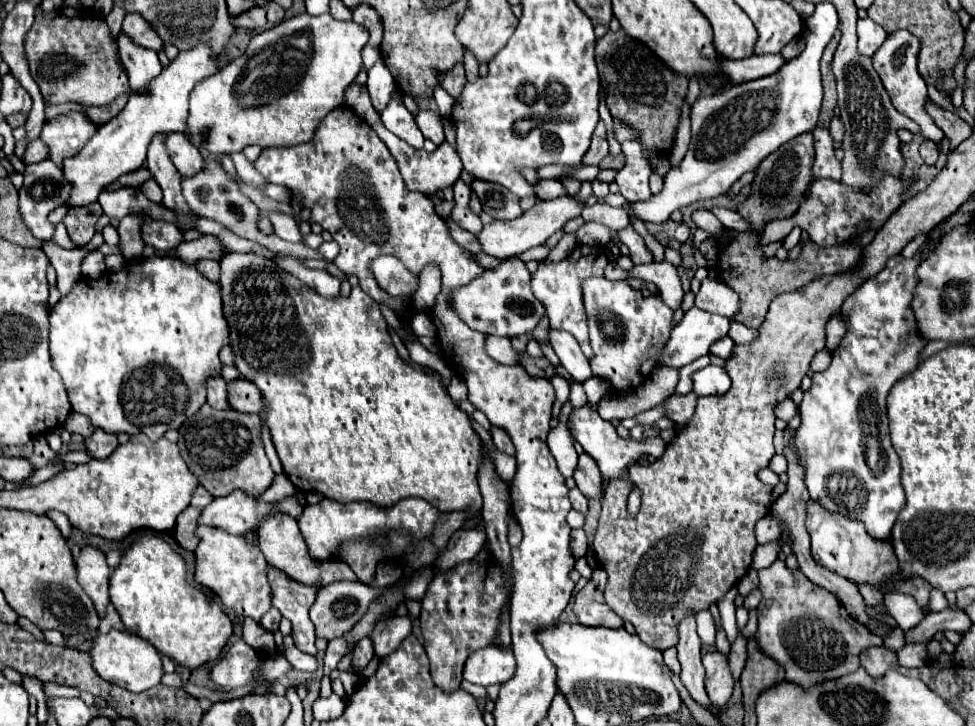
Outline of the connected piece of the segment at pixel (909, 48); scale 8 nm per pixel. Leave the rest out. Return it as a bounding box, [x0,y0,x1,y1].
[874,30,944,143]

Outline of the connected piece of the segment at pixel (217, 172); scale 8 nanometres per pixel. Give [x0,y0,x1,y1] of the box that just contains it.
[182,160,323,259]

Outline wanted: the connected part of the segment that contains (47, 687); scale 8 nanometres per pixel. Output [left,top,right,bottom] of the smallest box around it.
[42,682,80,697]

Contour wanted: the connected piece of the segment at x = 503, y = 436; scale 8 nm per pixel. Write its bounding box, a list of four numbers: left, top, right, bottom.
[490,428,514,456]

